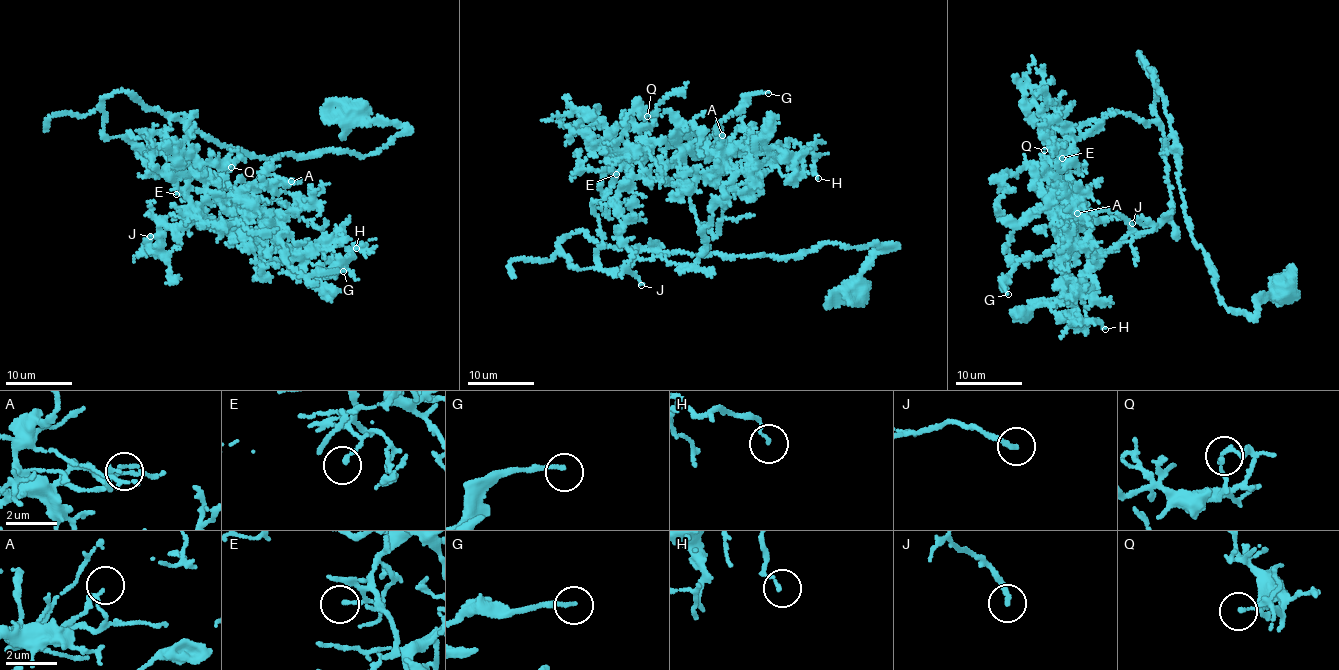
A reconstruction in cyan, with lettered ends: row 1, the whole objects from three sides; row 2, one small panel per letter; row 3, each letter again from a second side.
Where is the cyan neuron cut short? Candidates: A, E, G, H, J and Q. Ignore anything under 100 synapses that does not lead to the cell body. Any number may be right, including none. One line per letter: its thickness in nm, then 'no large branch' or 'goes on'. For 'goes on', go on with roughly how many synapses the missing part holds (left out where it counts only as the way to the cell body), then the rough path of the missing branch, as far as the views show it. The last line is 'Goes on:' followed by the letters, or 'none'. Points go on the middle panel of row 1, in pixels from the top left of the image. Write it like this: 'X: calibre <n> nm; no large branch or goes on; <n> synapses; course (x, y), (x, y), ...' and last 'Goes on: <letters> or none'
A: calibre 140 nm; no large branch
E: calibre 120 nm; no large branch
G: calibre 150 nm; no large branch
H: calibre 100 nm; no large branch
J: calibre 180 nm; goes on; 300 synapses; course (641, 285), (673, 288), (645, 254), (658, 266), (688, 250), (699, 198), (768, 182), (768, 165)
Q: calibre 130 nm; no large branch
Goes on: J

